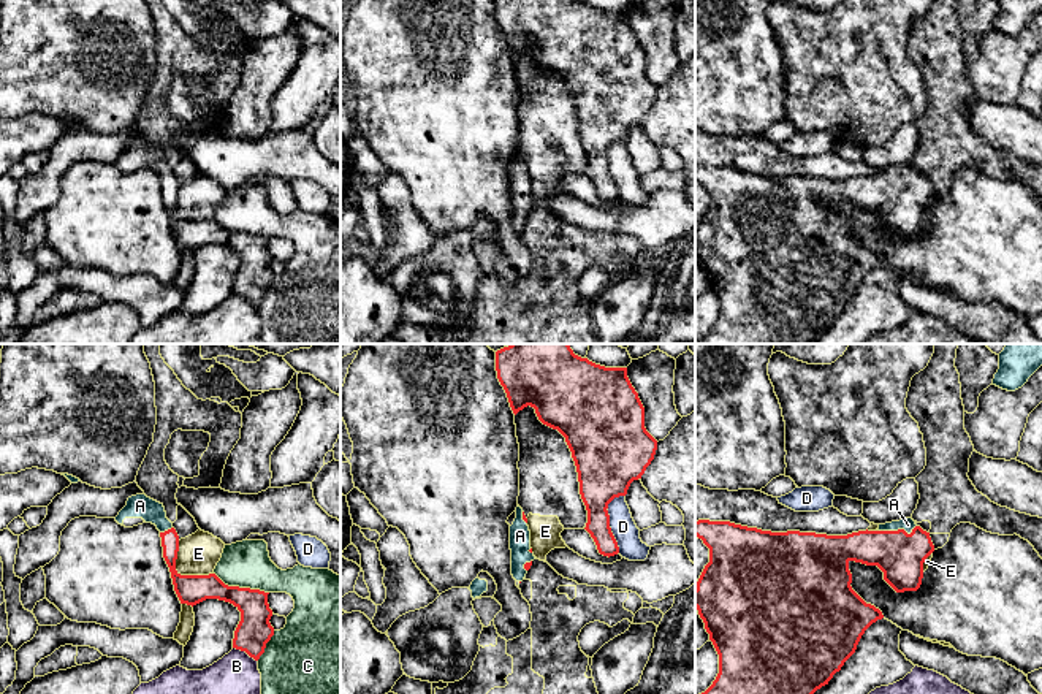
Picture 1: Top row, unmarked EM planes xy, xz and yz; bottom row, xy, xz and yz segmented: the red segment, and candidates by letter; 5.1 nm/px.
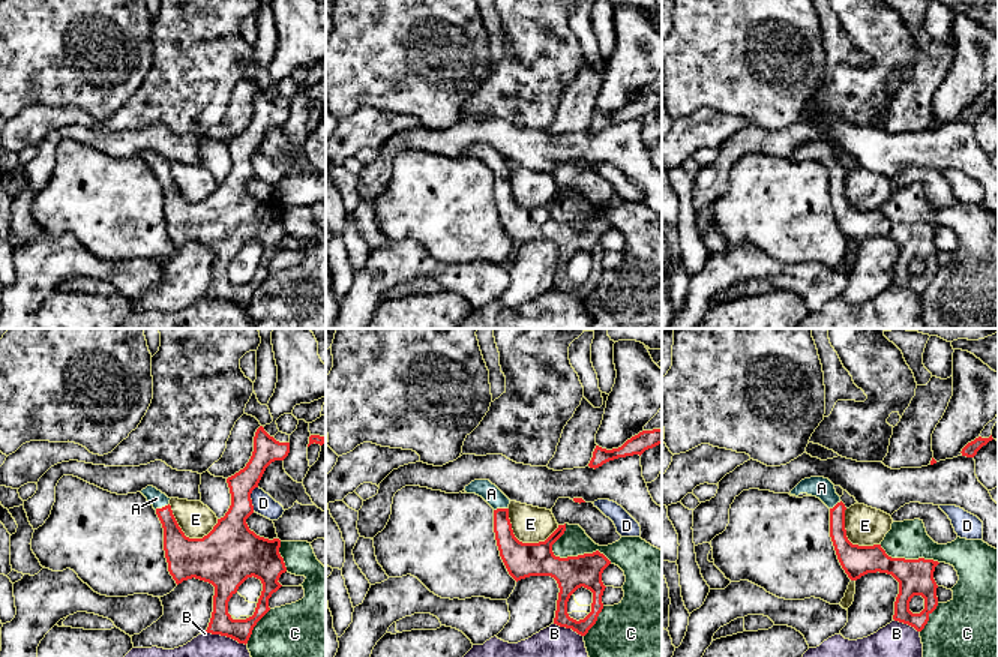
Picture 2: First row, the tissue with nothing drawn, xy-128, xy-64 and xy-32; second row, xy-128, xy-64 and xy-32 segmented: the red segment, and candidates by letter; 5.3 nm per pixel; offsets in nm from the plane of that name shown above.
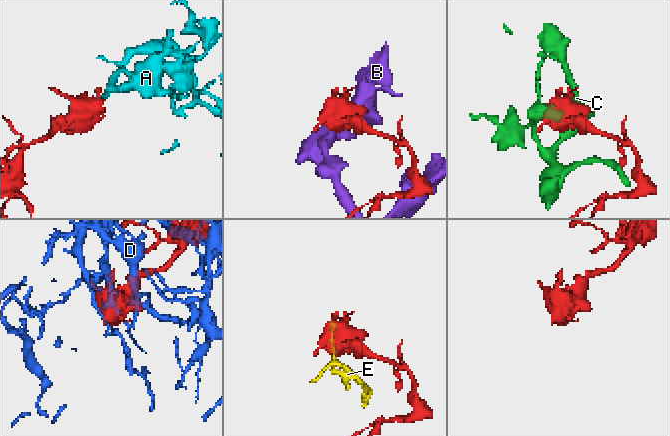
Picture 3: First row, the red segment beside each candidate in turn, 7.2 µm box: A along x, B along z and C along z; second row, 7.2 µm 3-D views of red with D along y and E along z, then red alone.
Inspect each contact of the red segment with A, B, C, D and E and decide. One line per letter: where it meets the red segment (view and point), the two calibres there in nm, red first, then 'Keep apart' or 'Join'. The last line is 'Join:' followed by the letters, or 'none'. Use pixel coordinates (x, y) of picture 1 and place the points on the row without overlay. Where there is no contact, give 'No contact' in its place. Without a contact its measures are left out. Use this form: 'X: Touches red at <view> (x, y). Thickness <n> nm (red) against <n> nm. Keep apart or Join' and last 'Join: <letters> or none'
A: Touches red at yz (898, 175). Thickness 240 nm (red) against 70 nm. Join
B: Touches red at xy (246, 297). Thickness 180 nm (red) against 360 nm. Keep apart
C: Touches red at xy (241, 233). Thickness 180 nm (red) against 240 nm. Keep apart
D: Touches red at xz (608, 165). Thickness 280 nm (red) against 130 nm. Keep apart
E: Touches red at xy (179, 219). Thickness 150 nm (red) against 200 nm. Keep apart
Join: A

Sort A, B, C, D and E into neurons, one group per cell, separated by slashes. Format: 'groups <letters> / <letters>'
groups A / B / C / D / E

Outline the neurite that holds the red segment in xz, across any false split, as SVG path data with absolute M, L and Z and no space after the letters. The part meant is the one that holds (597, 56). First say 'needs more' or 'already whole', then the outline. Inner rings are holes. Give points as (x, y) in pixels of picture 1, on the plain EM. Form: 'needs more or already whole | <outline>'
already whole | M496 0L496 16L515 60L531 51L543 70L565 82L588 155L584 174L600 200L618 200L608 149L627 139L657 95L657 86L645 73L645 52L627 22L627 13L605 13L578 0Z

